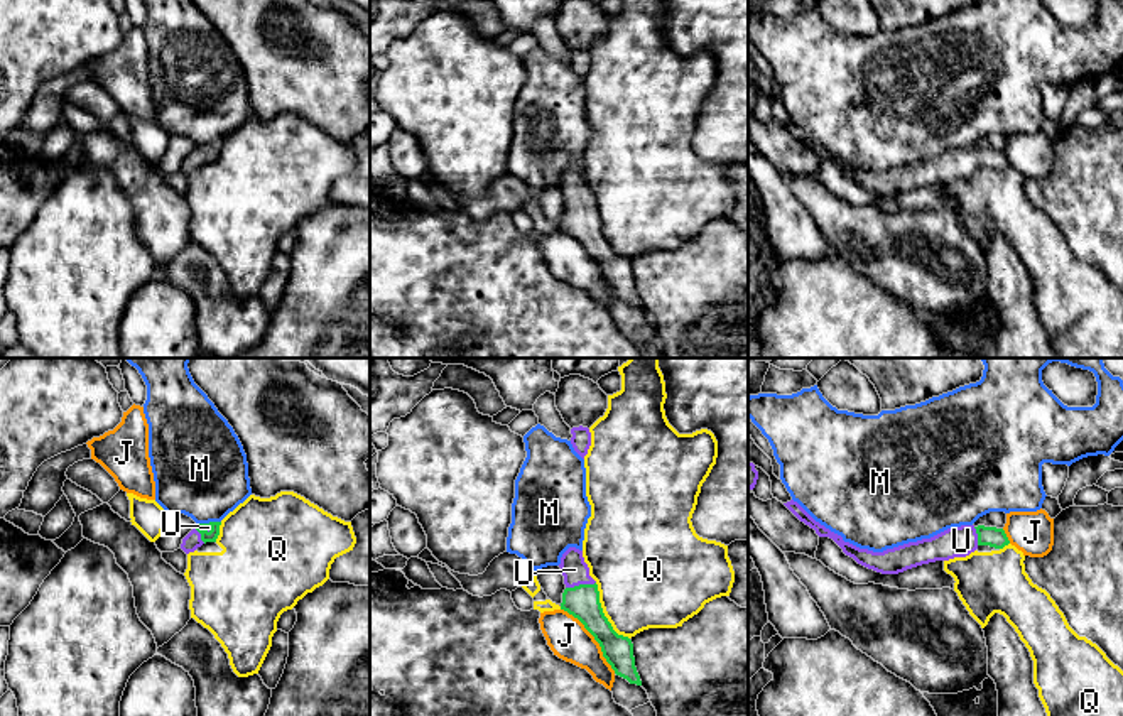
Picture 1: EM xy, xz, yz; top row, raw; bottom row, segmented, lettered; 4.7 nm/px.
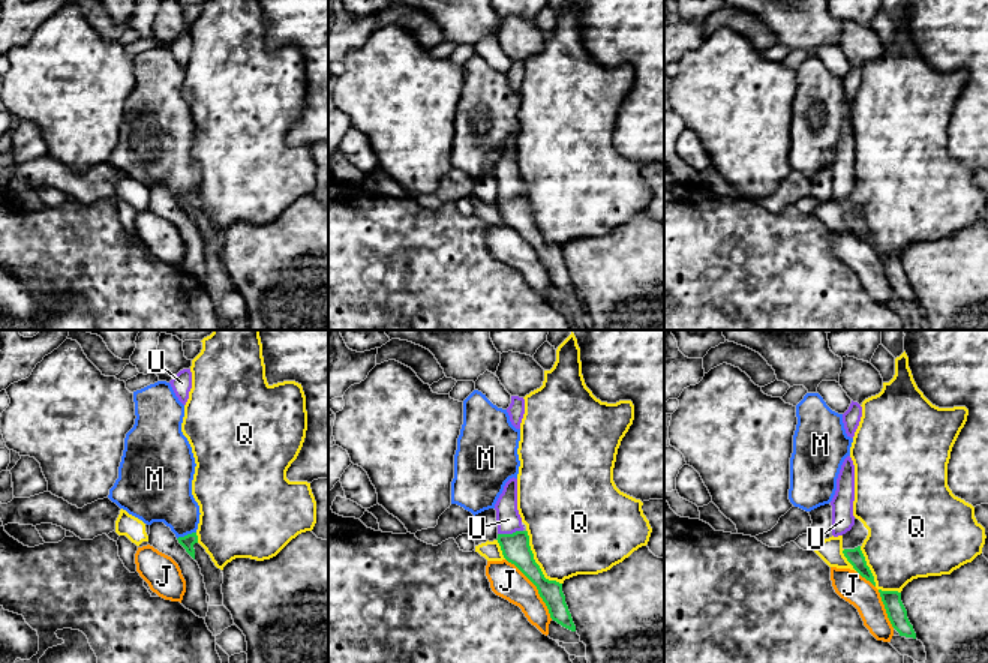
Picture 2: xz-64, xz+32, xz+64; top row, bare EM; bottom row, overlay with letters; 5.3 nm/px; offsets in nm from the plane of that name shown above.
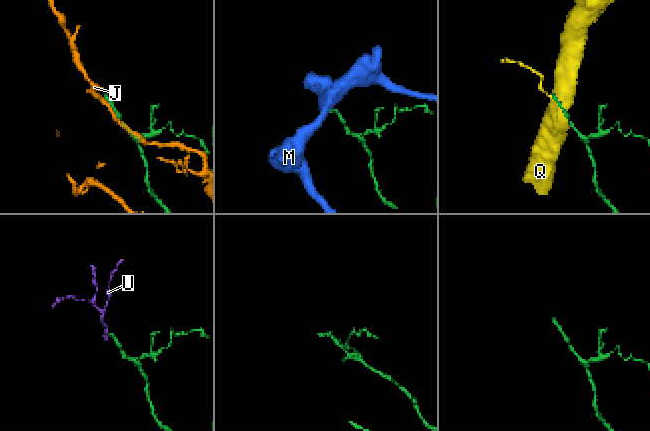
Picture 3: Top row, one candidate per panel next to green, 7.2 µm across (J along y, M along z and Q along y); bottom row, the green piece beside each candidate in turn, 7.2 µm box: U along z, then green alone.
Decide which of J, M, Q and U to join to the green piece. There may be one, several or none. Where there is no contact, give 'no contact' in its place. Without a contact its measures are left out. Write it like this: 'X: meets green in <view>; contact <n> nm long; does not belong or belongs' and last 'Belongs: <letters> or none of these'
J: meets green in xz; contact 400 nm long; does not belong
M: meets green in xy; contact 120 nm long; does not belong
Q: meets green in xz; contact 320 nm long; does not belong
U: meets green in xz; contact 150 nm long; belongs
Belongs: U

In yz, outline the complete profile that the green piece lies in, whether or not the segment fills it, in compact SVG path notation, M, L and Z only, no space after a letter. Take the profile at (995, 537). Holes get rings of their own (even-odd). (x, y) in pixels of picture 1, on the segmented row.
M790 500L784 505L800 522L814 529L819 537L833 539L846 556L853 557L858 564L882 574L898 574L922 564L966 557L979 545L1003 549L1010 544L1003 529L961 525L947 529L930 539L909 542L883 552L873 552L844 542L841 535L816 522L797 502Z

